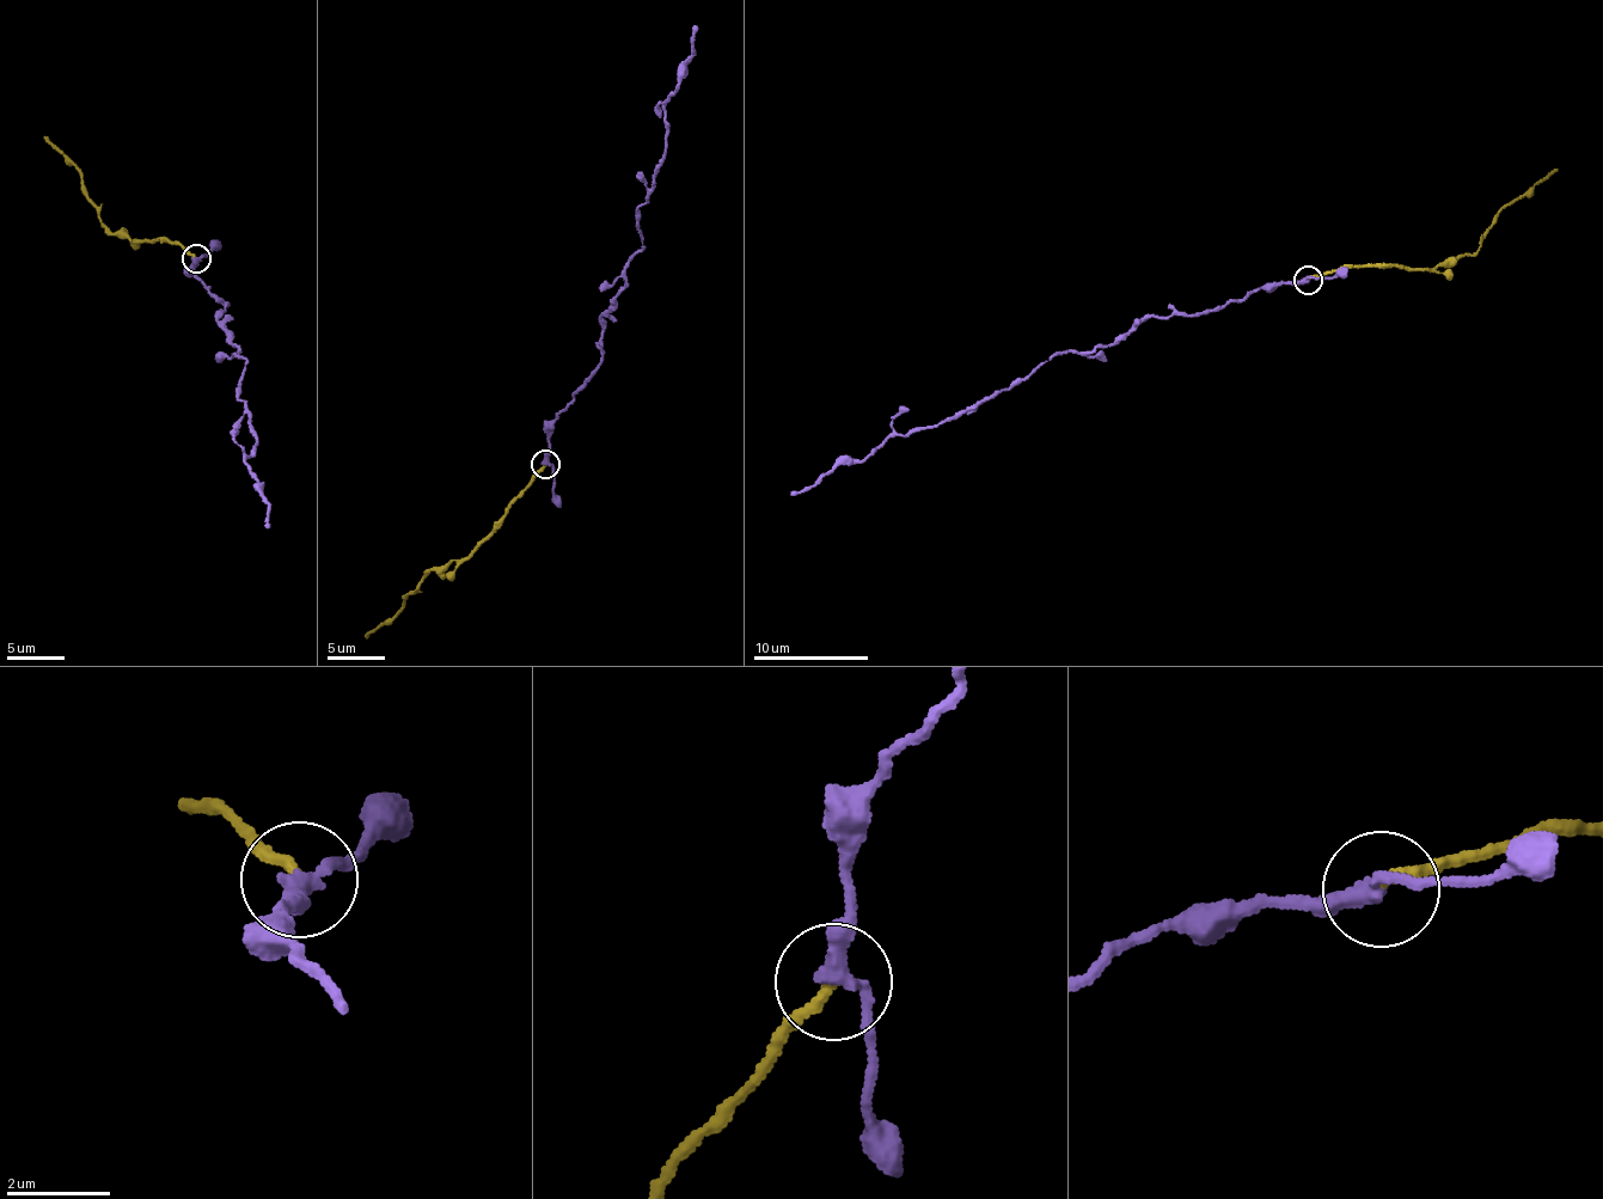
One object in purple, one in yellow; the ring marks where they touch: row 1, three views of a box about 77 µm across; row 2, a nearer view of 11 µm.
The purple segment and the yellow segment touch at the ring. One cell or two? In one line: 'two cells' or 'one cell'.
one cell

